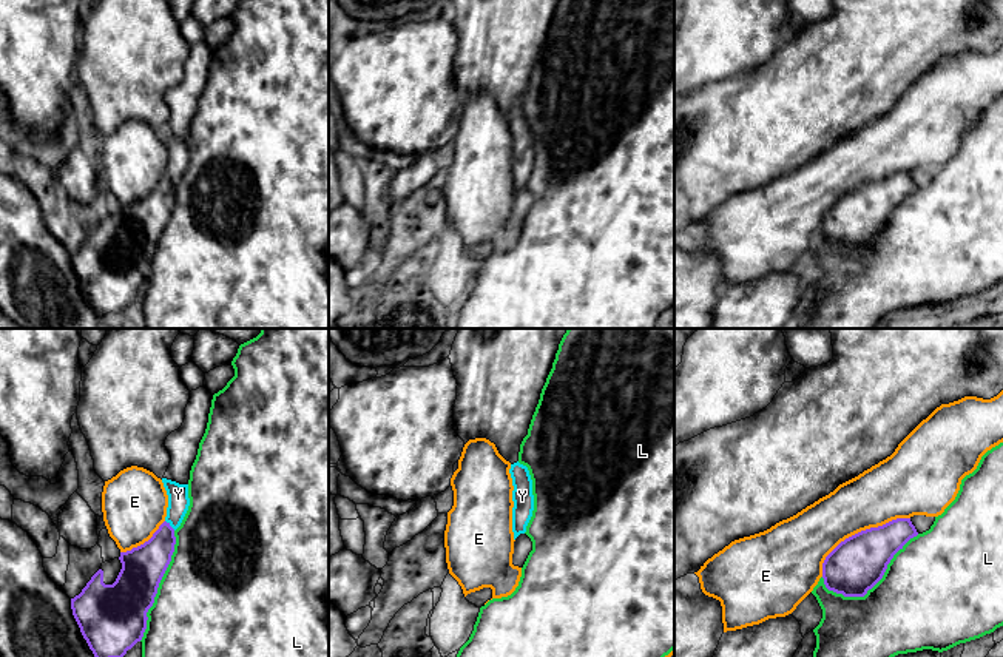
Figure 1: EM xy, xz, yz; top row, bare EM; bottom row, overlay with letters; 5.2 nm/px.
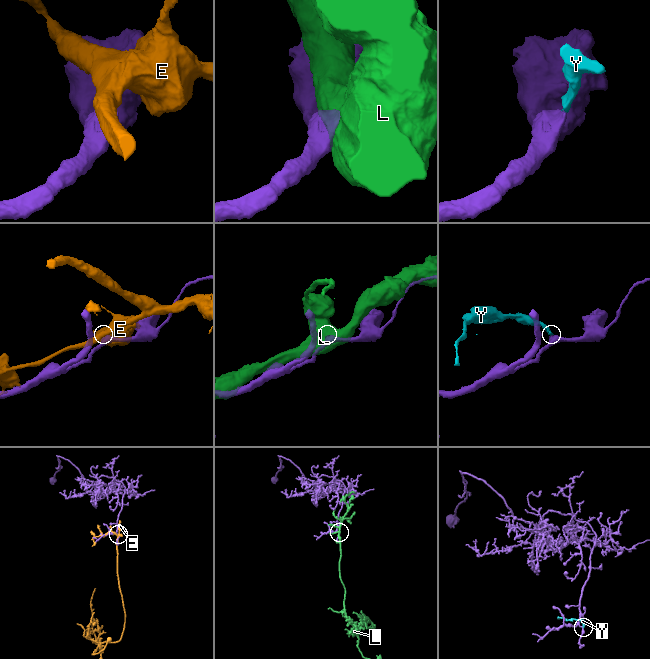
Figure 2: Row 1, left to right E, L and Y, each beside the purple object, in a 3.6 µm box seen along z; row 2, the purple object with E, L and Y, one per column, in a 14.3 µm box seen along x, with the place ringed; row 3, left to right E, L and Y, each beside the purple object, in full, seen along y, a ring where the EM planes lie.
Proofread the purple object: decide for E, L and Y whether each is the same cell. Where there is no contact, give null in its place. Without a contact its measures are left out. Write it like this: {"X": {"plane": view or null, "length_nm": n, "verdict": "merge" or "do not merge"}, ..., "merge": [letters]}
{"E": {"plane": "yz", "length_nm": 550, "verdict": "do not merge"}, "L": {"plane": "yz", "length_nm": 550, "verdict": "do not merge"}, "Y": {"plane": "xy", "length_nm": 80, "verdict": "merge"}, "merge": ["Y"]}

